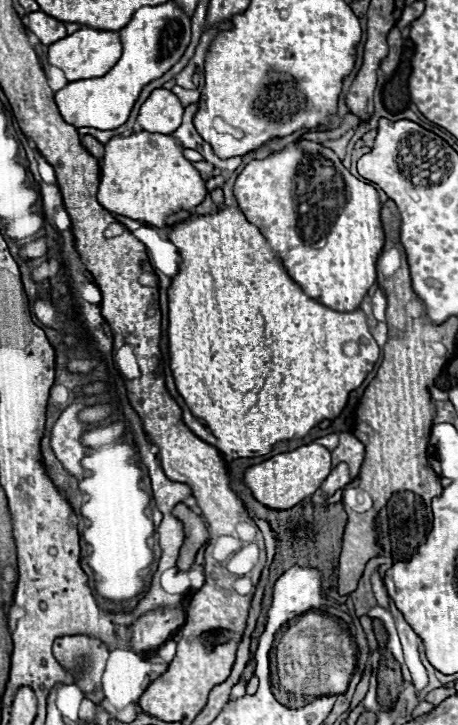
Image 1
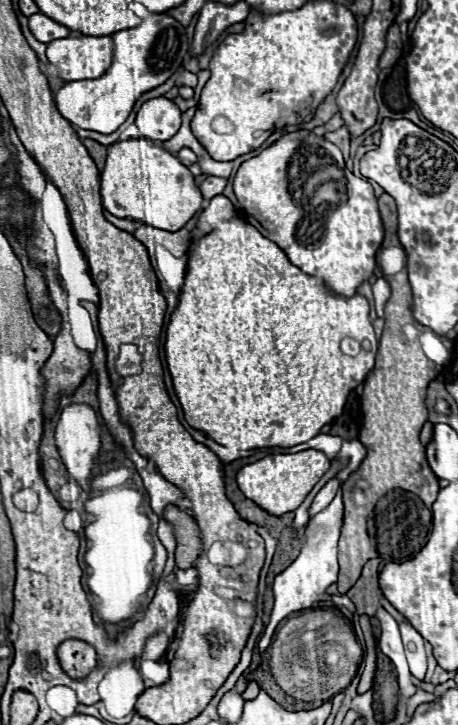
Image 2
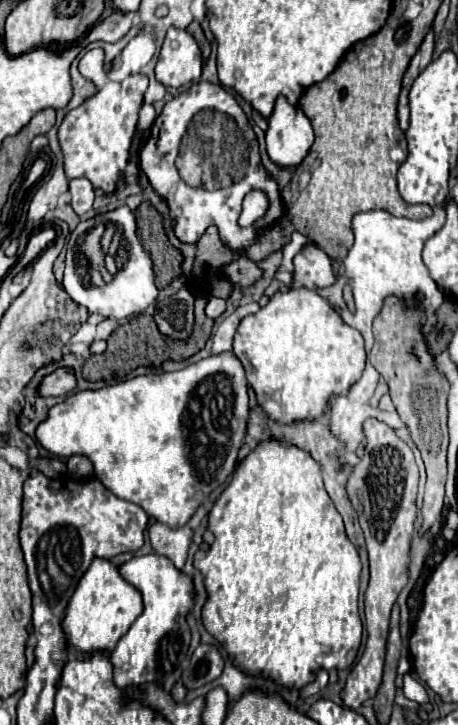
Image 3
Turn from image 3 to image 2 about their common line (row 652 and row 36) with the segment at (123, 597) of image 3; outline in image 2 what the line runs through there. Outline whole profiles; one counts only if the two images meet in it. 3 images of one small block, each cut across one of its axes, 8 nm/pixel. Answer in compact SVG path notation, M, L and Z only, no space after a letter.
M110 36L52 40L46 56L66 82L74 78L98 78L98 74L110 66Z

